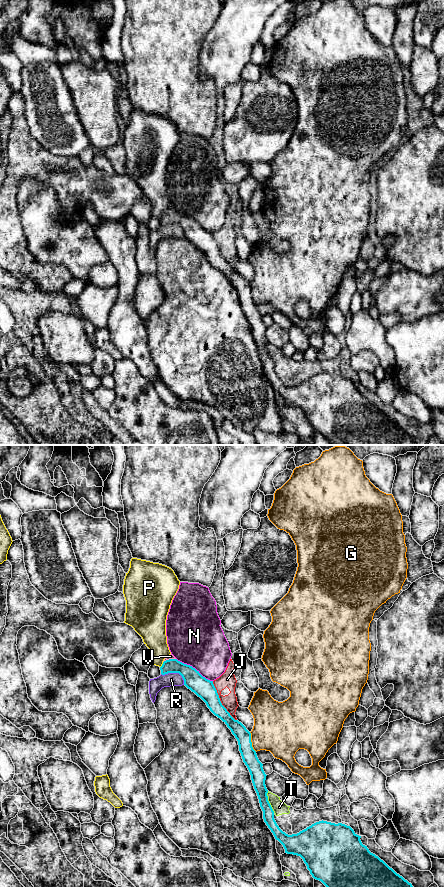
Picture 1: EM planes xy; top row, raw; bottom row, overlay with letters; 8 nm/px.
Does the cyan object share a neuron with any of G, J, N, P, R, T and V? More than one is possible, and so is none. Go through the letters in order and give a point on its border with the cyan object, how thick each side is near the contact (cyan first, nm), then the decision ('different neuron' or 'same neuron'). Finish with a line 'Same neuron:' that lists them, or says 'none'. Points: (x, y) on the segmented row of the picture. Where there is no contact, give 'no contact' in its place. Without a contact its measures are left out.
G: xy (251, 742) | 120/400 nm | different neuron
J: xy (220, 701) | 160/120 nm | different neuron
N: xy (194, 668) | 160/440 nm | different neuron
P: xy (162, 665) | 140/190 nm | different neuron
R: xy (175, 672) | 160/110 nm | different neuron
T: xy (268, 802) | 120/110 nm | different neuron
V: xy (169, 659) | 150/40 nm | same neuron
Same neuron: V

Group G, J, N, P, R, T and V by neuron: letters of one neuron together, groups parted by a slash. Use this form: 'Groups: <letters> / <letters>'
Groups: G / J T / N / P / R / V

